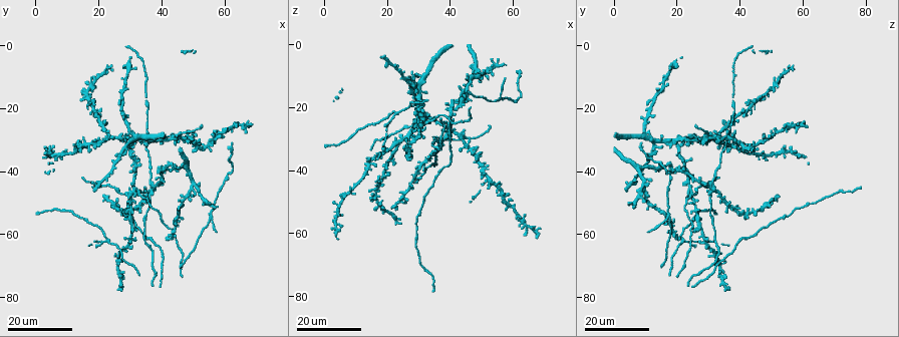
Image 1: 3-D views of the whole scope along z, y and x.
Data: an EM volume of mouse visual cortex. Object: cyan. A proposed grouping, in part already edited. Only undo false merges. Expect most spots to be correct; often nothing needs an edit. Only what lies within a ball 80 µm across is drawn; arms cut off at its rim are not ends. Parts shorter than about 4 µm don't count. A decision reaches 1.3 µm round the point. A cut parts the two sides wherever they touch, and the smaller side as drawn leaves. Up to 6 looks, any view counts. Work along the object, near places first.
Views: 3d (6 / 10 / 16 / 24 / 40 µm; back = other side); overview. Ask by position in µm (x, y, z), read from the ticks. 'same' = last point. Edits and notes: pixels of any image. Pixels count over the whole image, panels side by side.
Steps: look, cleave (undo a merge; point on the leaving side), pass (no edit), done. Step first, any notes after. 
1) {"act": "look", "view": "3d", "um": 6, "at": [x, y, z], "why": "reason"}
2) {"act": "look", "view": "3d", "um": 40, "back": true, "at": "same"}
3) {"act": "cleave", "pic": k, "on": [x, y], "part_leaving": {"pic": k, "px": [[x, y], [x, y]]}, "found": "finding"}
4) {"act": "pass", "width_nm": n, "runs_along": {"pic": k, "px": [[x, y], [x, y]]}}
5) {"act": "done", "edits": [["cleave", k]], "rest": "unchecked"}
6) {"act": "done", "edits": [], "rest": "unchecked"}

{"act": "look", "view": "3d", "um": 24, "at": [56.5, 54.0, 18.0], "why": "four arms meet"}

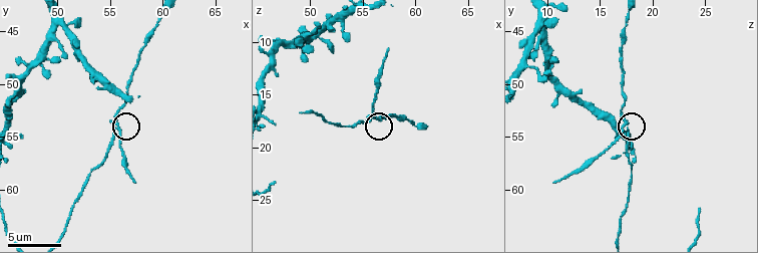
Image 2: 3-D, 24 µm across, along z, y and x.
{"act": "look", "view": "3d", "um": 6, "at": [56.0, 54.2, 17.2], "why": "closer look"}

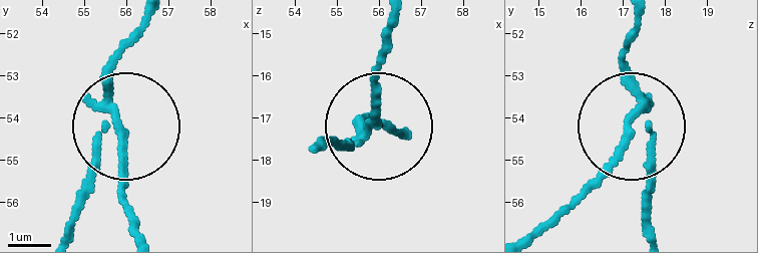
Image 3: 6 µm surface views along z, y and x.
{"act": "look", "view": "3d", "um": 6, "back": true, "at": [55.85, 54.20, 17.10], "why": "from behind"}

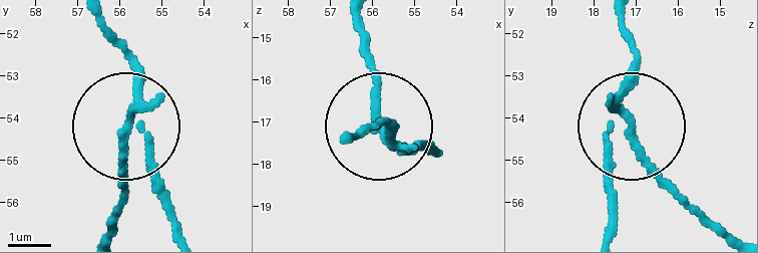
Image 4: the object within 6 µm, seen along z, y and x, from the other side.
{"act": "cleave", "pic": 4, "on": [125, 164], "part_leaving": {"pic": 4, "px": [[143, 105], [122, 146], [111, 232]]}, "found": "two cells meet here"}

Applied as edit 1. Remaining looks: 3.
{"act": "look", "view": "overview"}

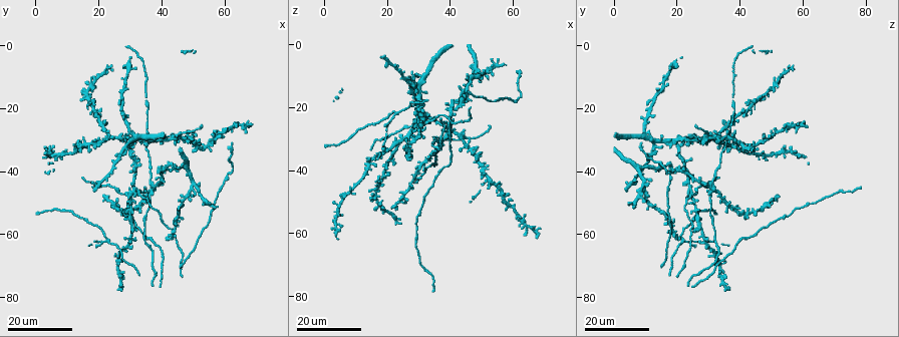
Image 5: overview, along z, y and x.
{"act": "look", "view": "3d", "um": 24, "at": [43.5, 29.5, 30.5], "why": "thin arm on a thick one"}

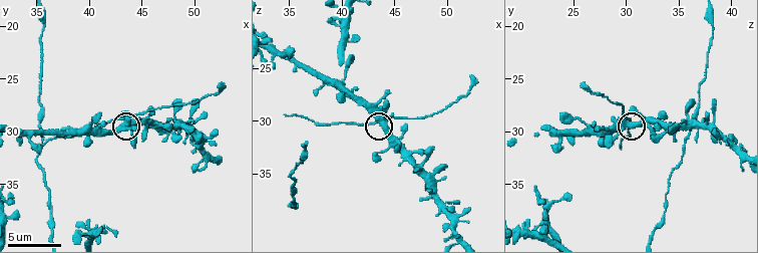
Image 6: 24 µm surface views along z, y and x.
{"act": "look", "view": "3d", "um": 6, "at": [44.0, 29.2, 30.0]}

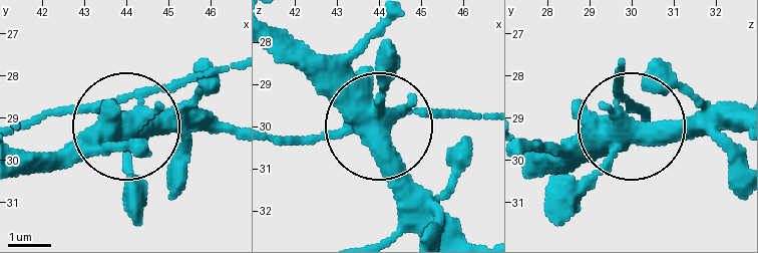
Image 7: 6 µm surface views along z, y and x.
{"act": "cleave", "pic": 7, "on": [200, 74], "arms": 5, "found": "two cells meet here"}

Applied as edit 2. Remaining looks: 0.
{"act": "done", "edits": [["cleave", 4], ["cleave", 7]], "rest": "unchecked"}

